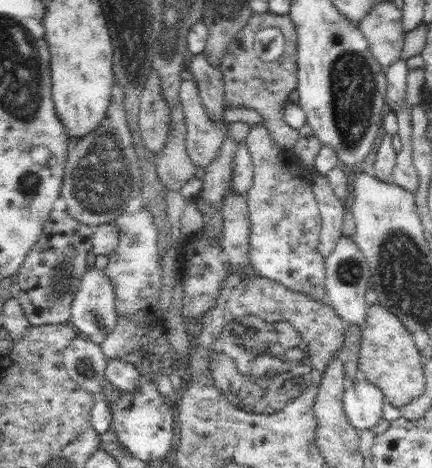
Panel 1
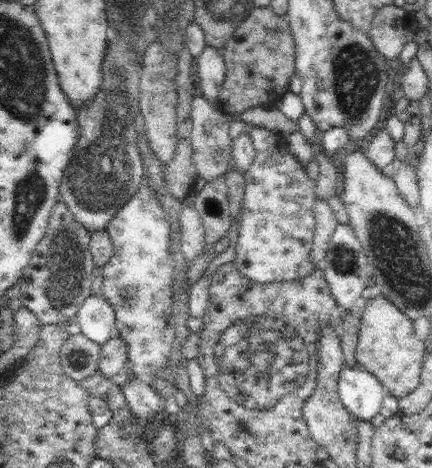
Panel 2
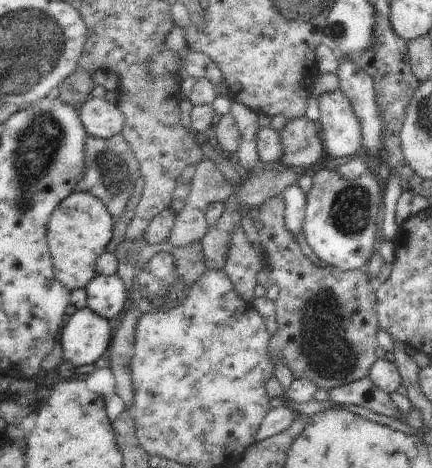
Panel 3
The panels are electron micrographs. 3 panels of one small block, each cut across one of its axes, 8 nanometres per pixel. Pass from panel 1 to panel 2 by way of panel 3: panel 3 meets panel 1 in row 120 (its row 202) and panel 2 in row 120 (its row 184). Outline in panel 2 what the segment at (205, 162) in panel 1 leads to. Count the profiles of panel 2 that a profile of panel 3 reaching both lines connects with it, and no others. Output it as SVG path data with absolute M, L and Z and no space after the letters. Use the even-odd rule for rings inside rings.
M195 94L191 100L191 122L193 122L193 130L191 130L191 156L193 156L193 166L197 170L197 176L203 178L205 182L209 180L217 180L221 178L227 168L233 164L231 162L231 150L229 150L229 122L233 120L231 114L223 112L221 108L217 108L215 104L211 104L203 94Z

